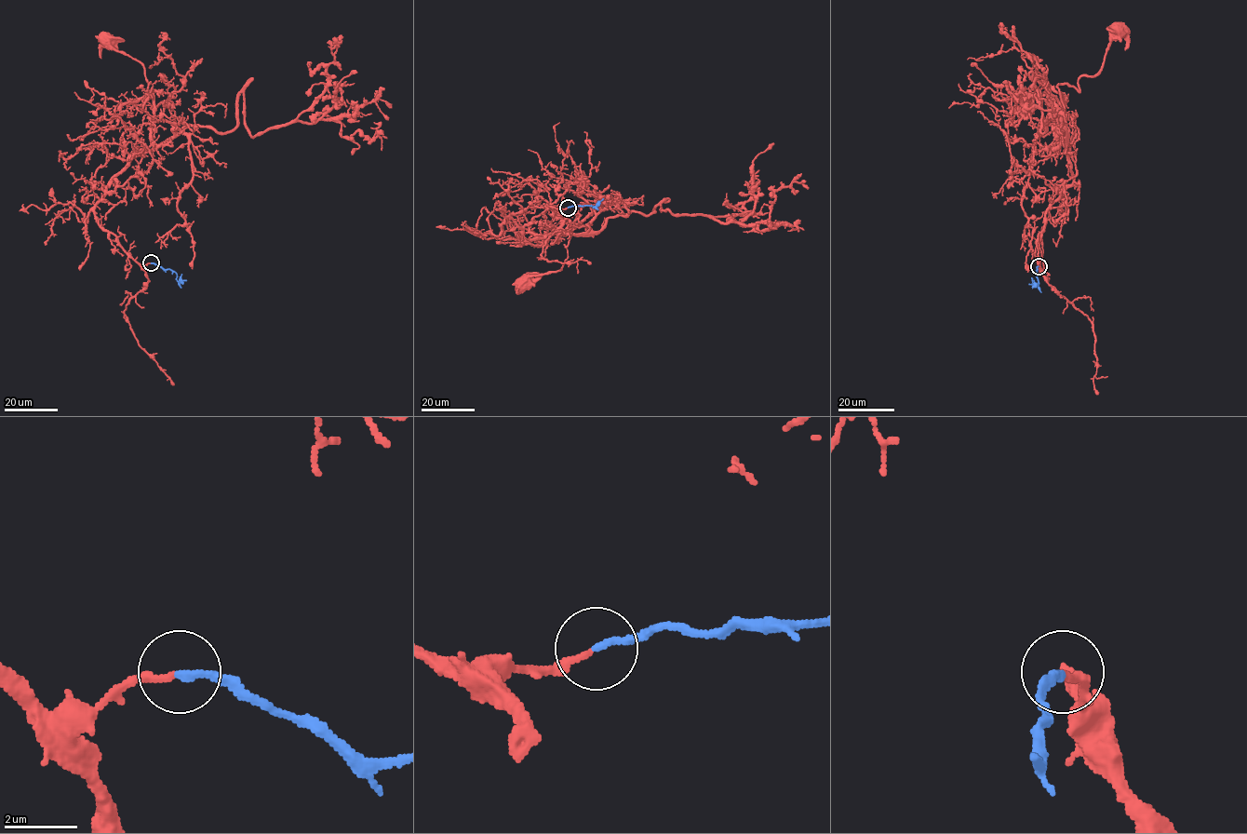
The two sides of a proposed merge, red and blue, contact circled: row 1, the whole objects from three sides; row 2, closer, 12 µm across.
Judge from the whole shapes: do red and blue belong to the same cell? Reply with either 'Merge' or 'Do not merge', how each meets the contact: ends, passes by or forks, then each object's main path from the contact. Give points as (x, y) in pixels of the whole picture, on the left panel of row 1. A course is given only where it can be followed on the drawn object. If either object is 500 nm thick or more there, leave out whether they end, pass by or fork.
Merge. At the ring red ends. At the ring blue ends. Course of red: (151, 262), (94, 207), (175, 119), (107, 40). Course of blue: (151, 262), (171, 269), (177, 275), (177, 280), (186, 280)

